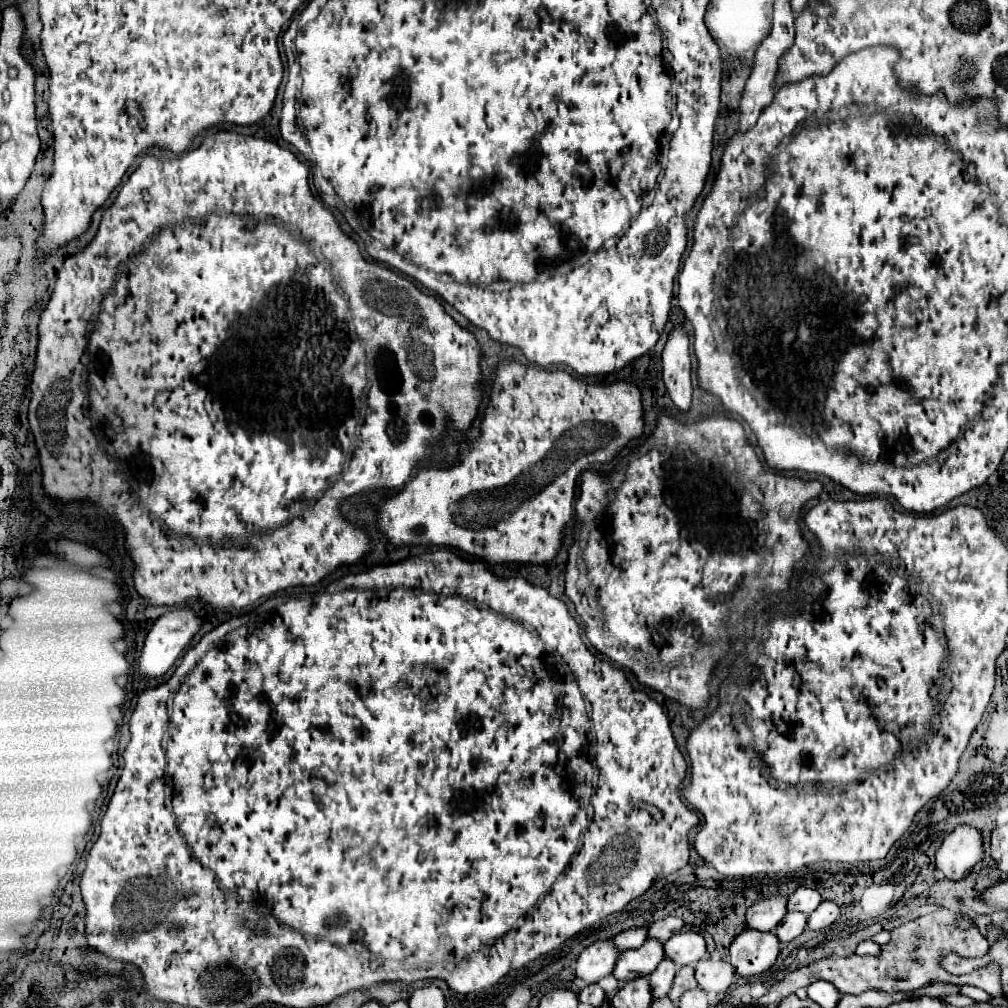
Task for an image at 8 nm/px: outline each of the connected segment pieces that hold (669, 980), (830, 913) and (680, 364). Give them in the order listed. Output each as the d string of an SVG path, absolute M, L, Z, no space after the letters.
M665 958L659 968L649 976L649 984L651 984L651 992L653 992L653 998L659 998L659 996L667 996L671 986L673 986L673 978L677 974L677 964L671 962L669 958Z
M823 900L823 902L819 904L819 908L817 908L813 914L809 914L807 926L809 926L811 930L821 930L821 928L833 924L833 922L839 918L839 914L841 914L841 910L839 910L839 906L837 906L835 902Z
M675 326L663 350L663 382L679 412L691 408L691 358L689 338L681 326Z

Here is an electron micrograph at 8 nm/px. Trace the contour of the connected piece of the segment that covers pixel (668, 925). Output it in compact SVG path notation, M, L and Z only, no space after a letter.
M667 916L649 926L649 938L659 938L661 942L667 942L675 932L679 932L683 928L685 928L685 922L681 918Z

